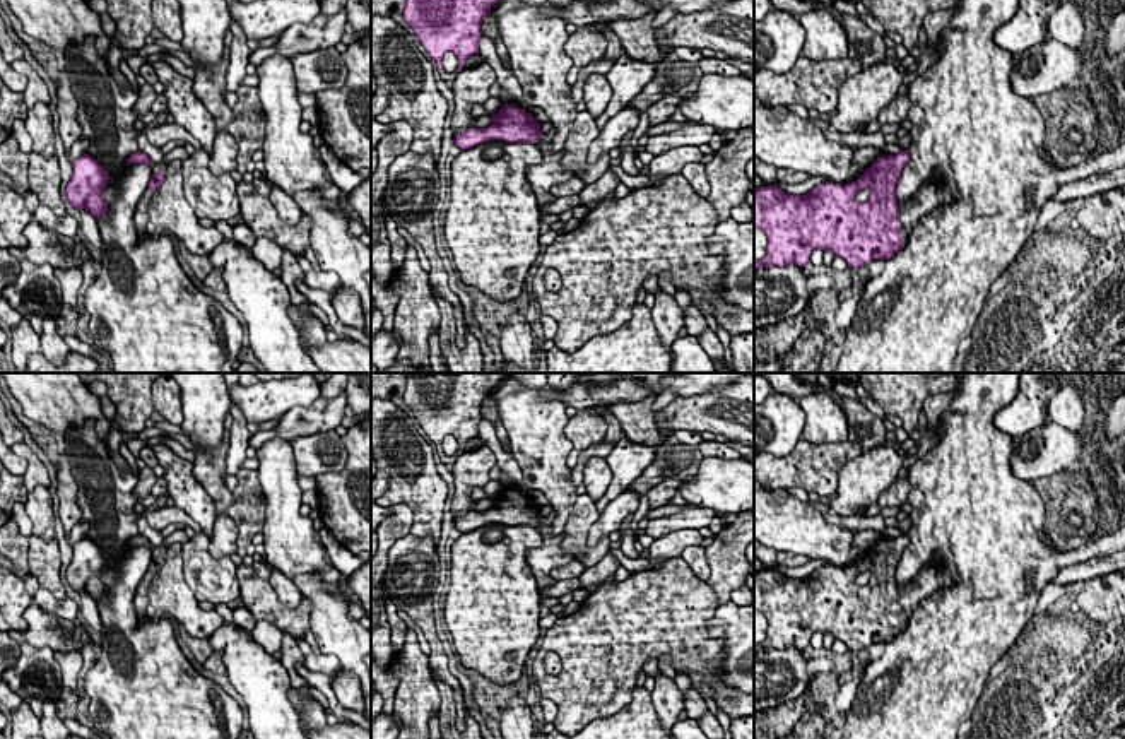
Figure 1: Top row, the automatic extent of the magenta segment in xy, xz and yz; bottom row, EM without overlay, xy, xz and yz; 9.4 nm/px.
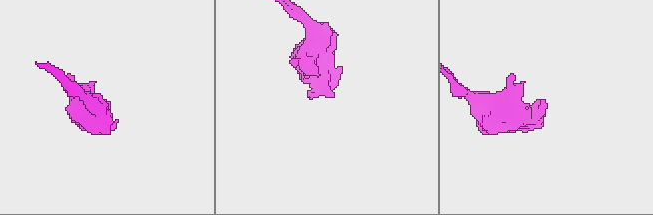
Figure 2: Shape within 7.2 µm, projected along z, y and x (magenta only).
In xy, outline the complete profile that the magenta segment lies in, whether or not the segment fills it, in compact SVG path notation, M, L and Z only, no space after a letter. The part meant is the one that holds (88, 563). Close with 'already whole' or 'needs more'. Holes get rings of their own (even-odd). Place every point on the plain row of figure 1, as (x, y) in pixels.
M89 537L72 544L72 551L72 561L65 571L68 587L77 594L89 594L96 602L108 597L108 585L101 580L109 563L104 551Z; already whole

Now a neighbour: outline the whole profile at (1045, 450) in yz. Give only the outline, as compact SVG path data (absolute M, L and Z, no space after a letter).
M1050 421L1014 438L1010 469L1017 479L1033 482L1075 467L1084 446L1082 426L1077 433Z

